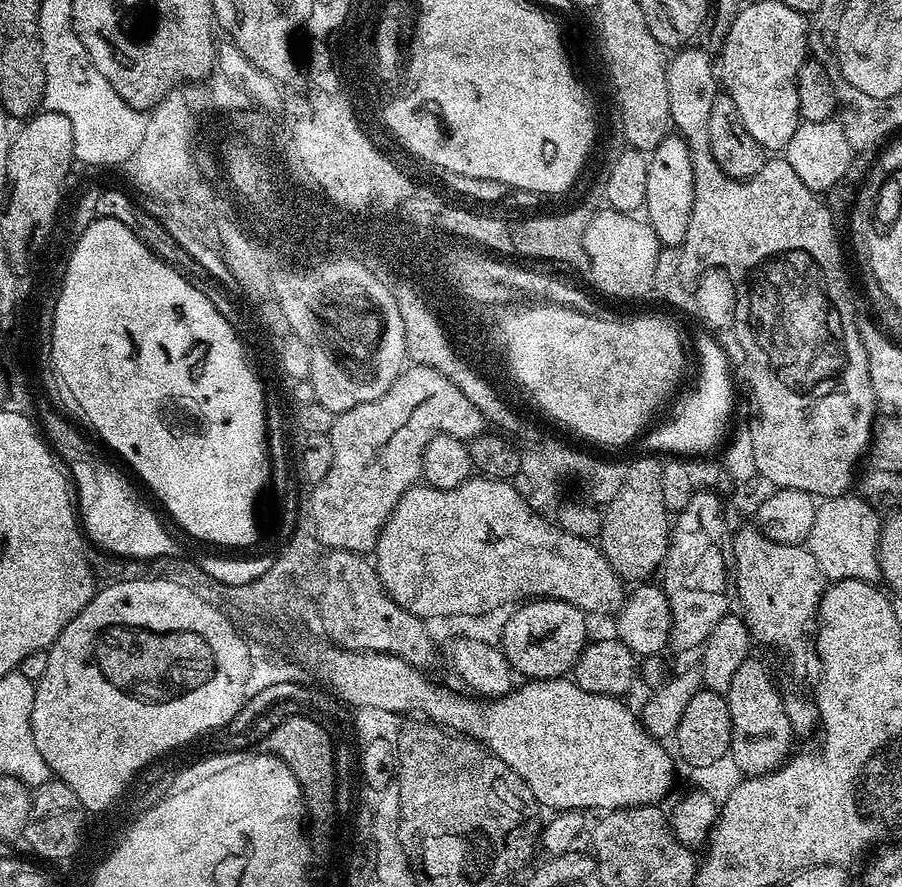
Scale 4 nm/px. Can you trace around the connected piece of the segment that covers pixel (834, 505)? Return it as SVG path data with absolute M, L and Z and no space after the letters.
M858 494L825 497L816 508L805 548L814 555L825 579L862 580L877 583L882 576L879 563L879 544L882 518L869 501Z

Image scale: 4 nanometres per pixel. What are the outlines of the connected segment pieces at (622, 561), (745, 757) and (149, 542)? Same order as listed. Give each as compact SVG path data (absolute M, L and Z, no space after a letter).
M643 458L643 463L632 468L627 476L623 492L618 492L603 509L604 524L598 544L621 580L644 582L655 568L657 571L663 565L670 539L670 513L660 497L660 470L651 460Z
M749 658L742 662L742 666L738 666L730 681L726 699L732 723L730 760L744 771L745 777L773 772L789 759L793 751L792 742L794 743L790 718L783 709L781 689L776 680L772 681L772 676L762 661Z
M89 455L77 462L75 472L71 474L82 532L91 543L93 540L98 547L116 556L146 562L153 562L159 556L171 558L175 554L176 544L156 517L155 510L136 493L137 485L132 485L118 469Z

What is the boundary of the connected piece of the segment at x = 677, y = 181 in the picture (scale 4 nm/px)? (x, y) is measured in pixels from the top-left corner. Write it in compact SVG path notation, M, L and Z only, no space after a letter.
M669 134L648 156L646 202L643 207L648 225L654 230L661 245L683 244L686 238L686 226L690 226L690 210L693 206L694 166L690 162L690 150L683 136Z

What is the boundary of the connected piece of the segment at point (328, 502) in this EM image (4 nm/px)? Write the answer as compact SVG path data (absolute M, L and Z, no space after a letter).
M421 364L405 367L394 386L390 386L382 398L374 402L362 402L362 406L354 406L354 410L339 413L326 434L334 450L330 470L326 470L324 477L311 485L312 491L308 496L312 504L312 516L316 516L316 528L320 528L320 536L328 540L328 550L371 553L398 498L402 498L402 494L406 494L406 490L410 490L421 479L422 458L428 443L438 435L470 442L481 435L485 428L483 414L464 397L462 390L458 390L454 382L442 378L438 370Z

